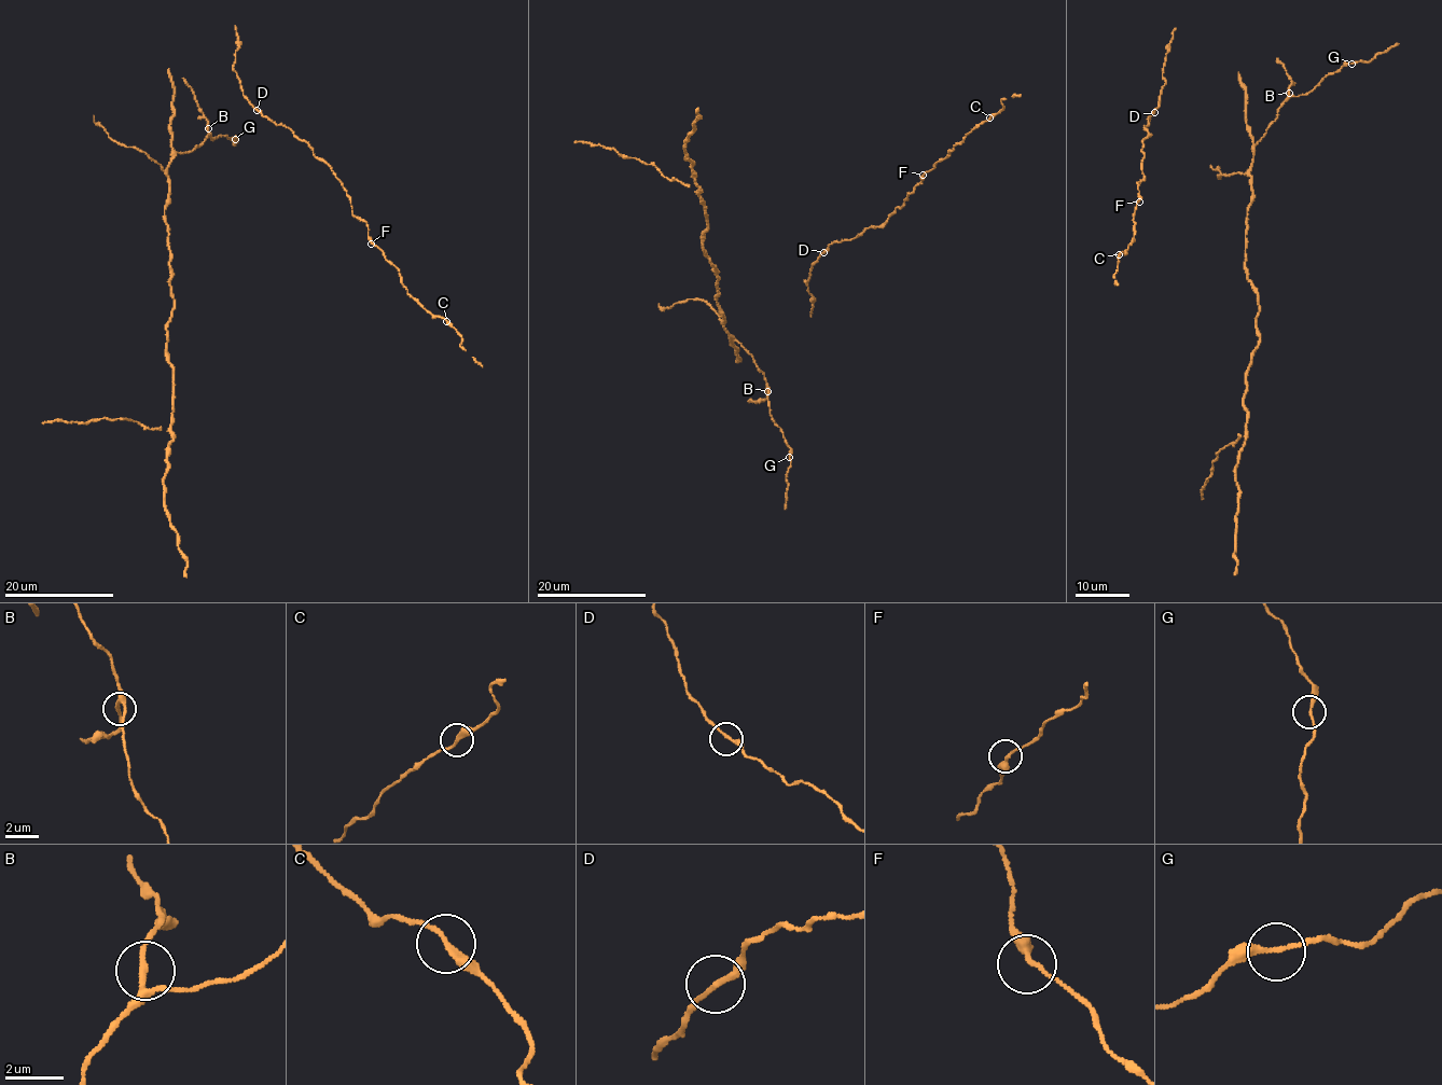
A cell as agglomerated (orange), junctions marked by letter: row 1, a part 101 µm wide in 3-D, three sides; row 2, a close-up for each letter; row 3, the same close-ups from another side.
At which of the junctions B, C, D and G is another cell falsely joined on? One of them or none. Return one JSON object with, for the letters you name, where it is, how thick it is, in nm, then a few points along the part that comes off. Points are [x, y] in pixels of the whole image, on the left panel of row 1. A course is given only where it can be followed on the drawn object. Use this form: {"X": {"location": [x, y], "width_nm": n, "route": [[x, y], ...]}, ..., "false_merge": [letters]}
{"false_merge": []}

